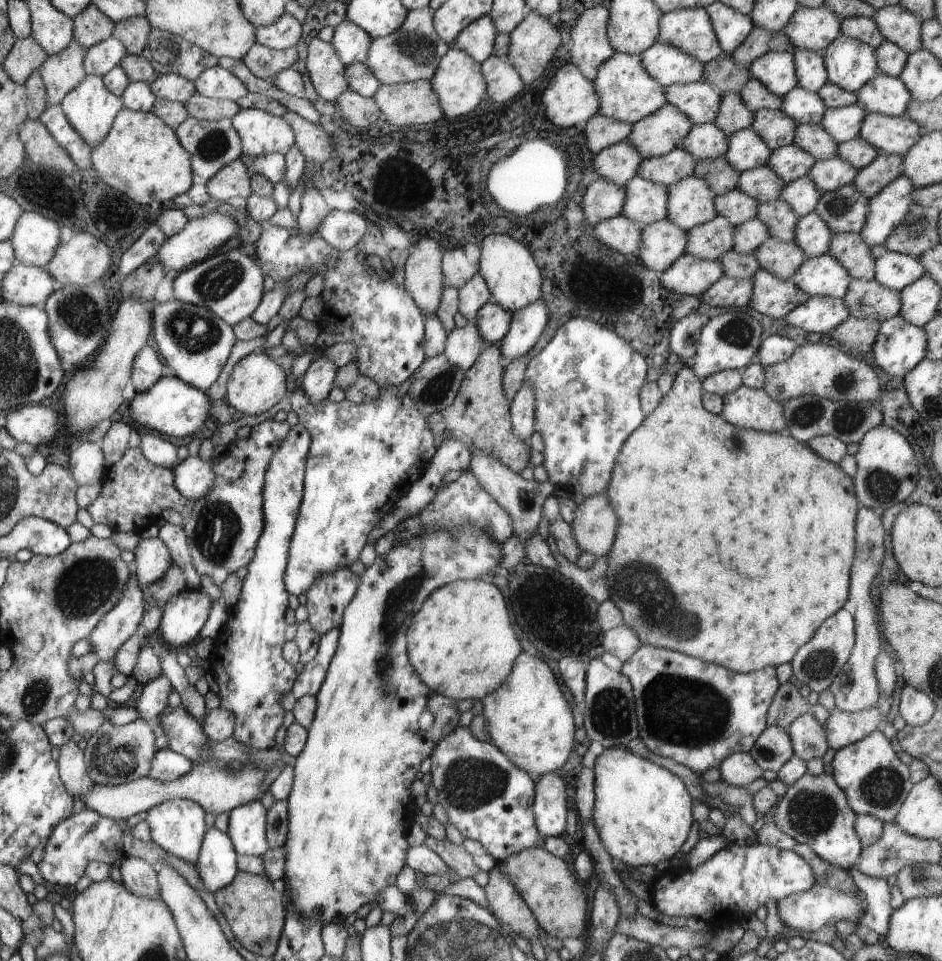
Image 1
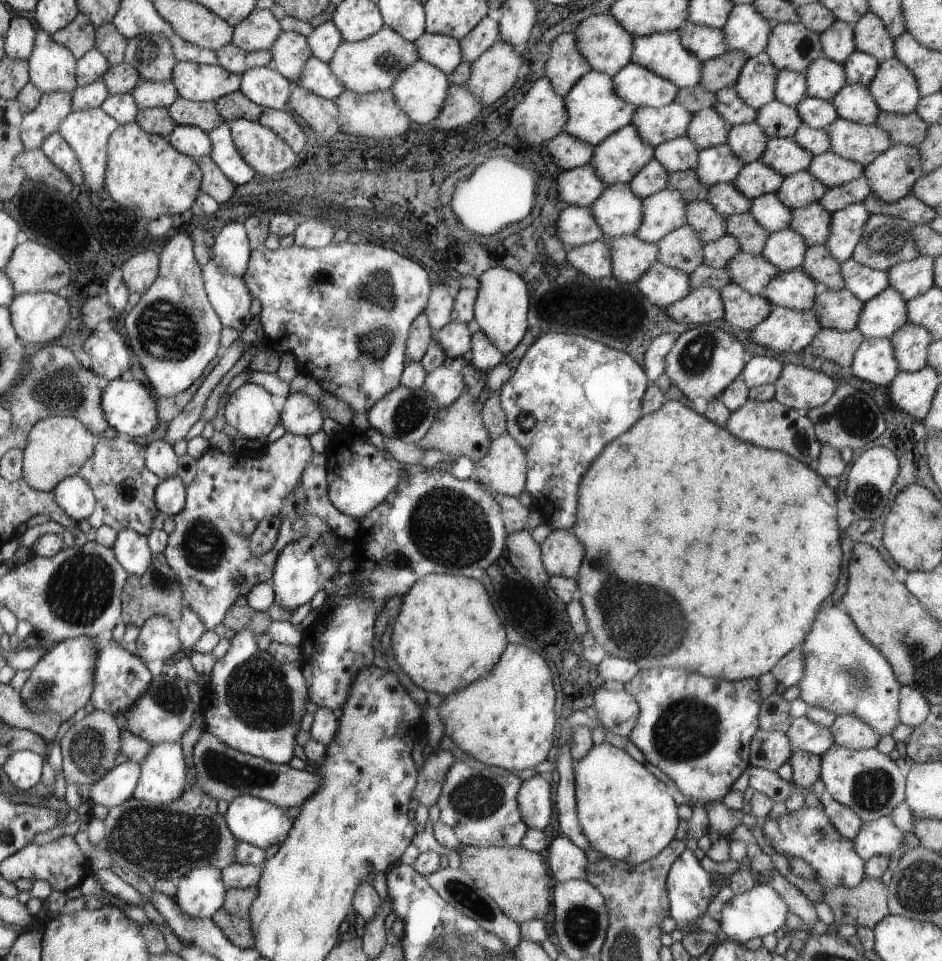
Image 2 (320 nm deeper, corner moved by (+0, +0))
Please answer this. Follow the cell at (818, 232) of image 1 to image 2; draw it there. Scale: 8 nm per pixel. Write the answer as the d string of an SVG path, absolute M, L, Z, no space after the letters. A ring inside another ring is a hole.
M788 228L769 234L761 255L783 273L800 268L807 248L802 236Z

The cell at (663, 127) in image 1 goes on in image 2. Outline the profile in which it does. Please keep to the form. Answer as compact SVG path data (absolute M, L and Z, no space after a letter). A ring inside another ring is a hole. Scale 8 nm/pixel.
M630 124L596 145L589 163L605 185L626 184L654 159L655 148L644 141L637 128Z

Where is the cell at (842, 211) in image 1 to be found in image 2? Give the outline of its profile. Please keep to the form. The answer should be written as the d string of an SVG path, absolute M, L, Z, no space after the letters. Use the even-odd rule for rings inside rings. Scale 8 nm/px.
M812 203L791 212L789 228L800 234L808 247L824 245L830 234L830 219L828 211Z

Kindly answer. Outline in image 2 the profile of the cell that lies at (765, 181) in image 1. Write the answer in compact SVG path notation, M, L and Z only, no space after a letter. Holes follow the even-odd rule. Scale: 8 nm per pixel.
M732 183L712 185L708 189L705 200L724 219L730 215L748 213L751 205L751 200L746 198Z

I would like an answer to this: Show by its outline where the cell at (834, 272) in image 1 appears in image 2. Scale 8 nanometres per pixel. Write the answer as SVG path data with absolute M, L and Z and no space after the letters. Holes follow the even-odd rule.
M801 268L778 273L767 282L762 296L772 305L797 311L809 311L814 306L819 284Z

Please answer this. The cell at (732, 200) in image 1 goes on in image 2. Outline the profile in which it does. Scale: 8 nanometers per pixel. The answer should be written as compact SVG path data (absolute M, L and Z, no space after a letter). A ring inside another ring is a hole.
M706 200L685 204L685 224L693 228L704 243L718 240L725 234L725 220Z

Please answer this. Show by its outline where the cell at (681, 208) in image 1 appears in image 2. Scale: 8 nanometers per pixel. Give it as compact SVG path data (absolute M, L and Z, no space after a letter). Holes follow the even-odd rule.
M674 189L659 190L644 199L644 220L635 235L647 243L657 243L686 222L685 199Z

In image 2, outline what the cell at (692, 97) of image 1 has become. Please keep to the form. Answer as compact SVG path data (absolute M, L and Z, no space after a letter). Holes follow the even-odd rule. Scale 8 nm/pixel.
M673 101L665 107L638 107L631 122L638 134L650 146L684 137L689 129L692 115L685 107Z

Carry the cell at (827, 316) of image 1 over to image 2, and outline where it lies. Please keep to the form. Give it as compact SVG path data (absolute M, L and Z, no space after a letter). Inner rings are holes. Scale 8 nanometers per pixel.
M775 306L766 320L758 323L749 334L749 338L776 352L801 353L813 342L814 336L822 330L815 312L797 311Z

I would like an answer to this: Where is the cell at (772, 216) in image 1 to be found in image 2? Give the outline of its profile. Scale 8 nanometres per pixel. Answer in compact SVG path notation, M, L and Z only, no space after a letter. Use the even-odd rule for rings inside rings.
M750 213L730 215L725 220L725 234L738 239L740 251L749 255L760 255L769 232L760 226Z

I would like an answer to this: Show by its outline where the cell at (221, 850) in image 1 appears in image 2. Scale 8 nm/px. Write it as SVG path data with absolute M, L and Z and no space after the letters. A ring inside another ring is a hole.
M208 864L192 870L184 877L176 881L176 892L173 899L191 917L210 919L211 916L221 907L224 902L227 888L224 886L221 877L221 870L210 867Z

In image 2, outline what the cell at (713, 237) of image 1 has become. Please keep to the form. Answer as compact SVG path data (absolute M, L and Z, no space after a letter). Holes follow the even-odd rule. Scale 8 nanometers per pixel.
M686 224L662 237L656 246L660 250L658 261L688 275L703 263L704 243L697 232Z

